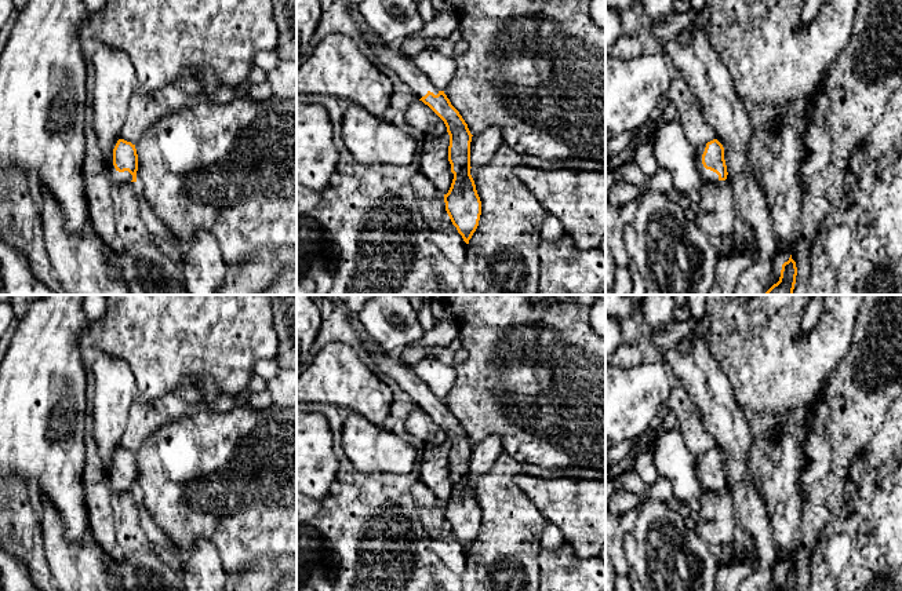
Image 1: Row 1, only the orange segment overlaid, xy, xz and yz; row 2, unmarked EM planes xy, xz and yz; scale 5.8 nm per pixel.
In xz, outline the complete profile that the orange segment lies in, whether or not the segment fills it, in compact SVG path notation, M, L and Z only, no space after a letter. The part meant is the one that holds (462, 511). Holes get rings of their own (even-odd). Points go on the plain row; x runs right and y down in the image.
M368 344L368 353L385 375L392 377L415 402L417 408L428 413L445 433L450 444L448 470L454 488L447 503L444 503L445 519L469 552L476 540L481 523L481 510L470 484L470 450L472 442L459 420L451 413L444 400L437 398L404 364L399 354L389 354L379 346Z

